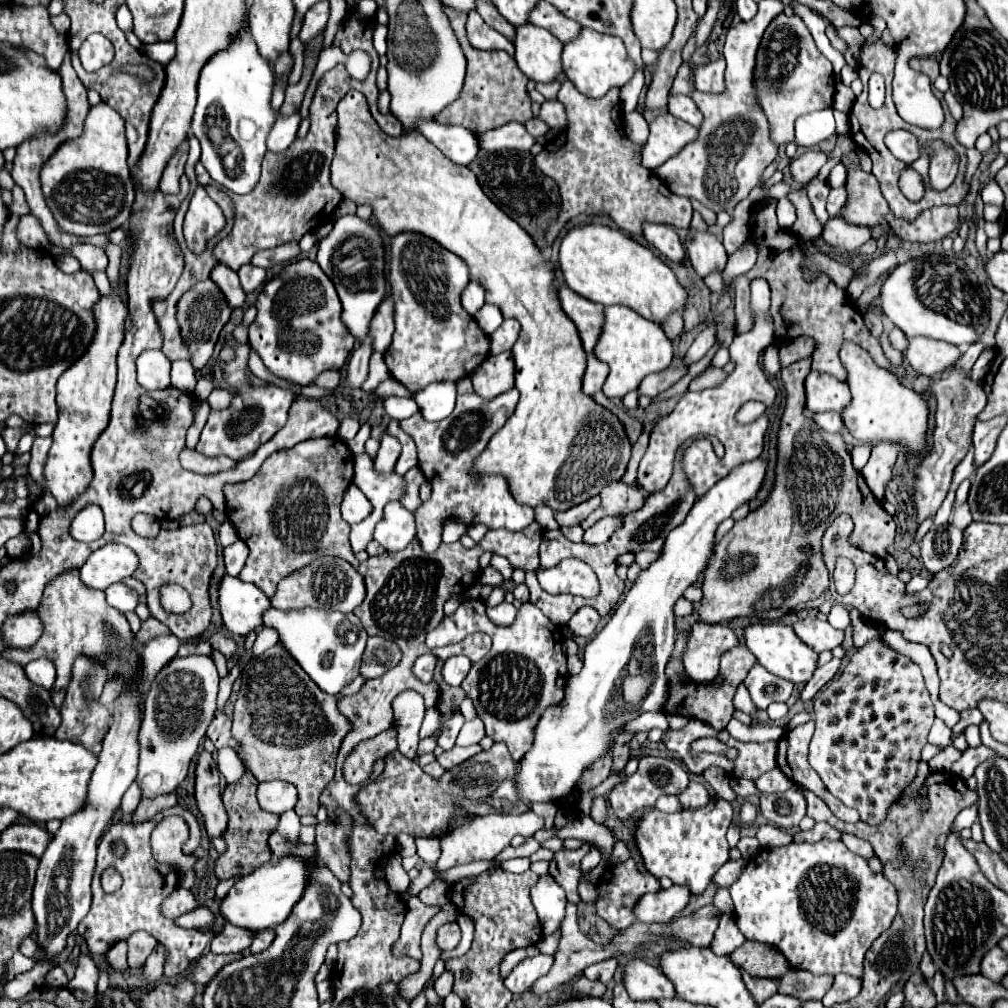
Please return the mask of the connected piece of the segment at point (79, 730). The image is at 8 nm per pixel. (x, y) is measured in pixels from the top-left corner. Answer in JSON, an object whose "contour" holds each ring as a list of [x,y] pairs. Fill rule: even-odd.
{"contour":[[[79,655],[79,659],[73,663],[73,673],[71,673],[71,683],[67,685],[67,695],[63,699],[63,723],[55,733],[55,739],[69,739],[73,743],[81,743],[93,753],[101,751],[101,741],[109,729],[111,723],[111,713],[107,707],[101,707],[99,697],[103,691],[103,685],[107,683],[109,675],[105,667],[85,655]]]}

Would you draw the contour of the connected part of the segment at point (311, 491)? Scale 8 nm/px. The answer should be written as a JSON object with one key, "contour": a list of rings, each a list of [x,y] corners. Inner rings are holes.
{"contour":[[[321,437],[271,453],[249,481],[225,485],[229,521],[251,551],[239,579],[253,583],[271,599],[281,579],[307,567],[319,555],[341,557],[357,567],[349,549],[349,523],[339,511],[351,481],[353,453],[349,447],[339,437]]]}

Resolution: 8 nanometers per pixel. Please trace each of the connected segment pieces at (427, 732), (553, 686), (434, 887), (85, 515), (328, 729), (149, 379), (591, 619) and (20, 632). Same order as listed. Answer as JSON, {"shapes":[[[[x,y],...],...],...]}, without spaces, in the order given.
{"shapes":[[[[429,707],[425,711],[425,719],[421,725],[421,739],[435,735],[439,731],[439,727],[441,727],[441,713],[437,707]]],[[[461,601],[459,609],[451,617],[445,617],[439,623],[439,627],[435,627],[427,635],[427,645],[443,647],[445,639],[465,639],[467,635],[477,631],[487,633],[493,639],[493,647],[489,655],[485,655],[479,663],[471,665],[471,671],[461,683],[461,687],[473,699],[475,711],[483,719],[487,735],[495,741],[505,741],[513,761],[519,761],[521,755],[525,755],[525,751],[531,748],[533,729],[541,717],[541,709],[545,709],[551,703],[557,703],[567,683],[567,655],[561,651],[561,631],[533,603],[523,603],[523,611],[519,611],[511,627],[497,627],[487,619],[483,601]]],[[[433,881],[429,887],[425,887],[419,893],[419,899],[425,905],[435,905],[435,907],[443,907],[445,903],[449,903],[449,887],[443,881]]],[[[85,507],[71,525],[71,533],[77,541],[95,541],[103,535],[105,523],[103,523],[103,511],[99,507]]],[[[281,643],[267,649],[259,657],[251,657],[241,673],[241,691],[235,703],[233,713],[233,737],[241,743],[239,757],[247,763],[257,781],[289,781],[297,787],[299,801],[295,805],[297,815],[317,815],[319,795],[325,785],[333,779],[335,759],[341,745],[341,739],[349,731],[349,721],[337,711],[337,699],[333,695],[325,695],[305,671],[301,671],[299,663],[289,655]]],[[[143,351],[137,361],[137,383],[145,389],[169,387],[171,361],[165,359],[163,351]]],[[[581,607],[581,611],[577,611],[569,621],[569,627],[575,635],[589,639],[595,633],[599,621],[601,617],[597,617],[597,611],[593,611],[593,607]]],[[[21,611],[19,615],[9,617],[1,627],[5,641],[13,643],[13,647],[27,649],[29,645],[35,645],[41,637],[43,623],[37,615],[37,611]]]]}

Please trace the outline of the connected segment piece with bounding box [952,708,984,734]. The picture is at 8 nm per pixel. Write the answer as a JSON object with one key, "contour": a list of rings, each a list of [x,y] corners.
{"contour":[[[968,709],[960,712],[960,720],[952,729],[953,733],[959,733],[966,729],[970,725],[980,725],[980,723],[984,720],[981,712],[975,709]]]}

